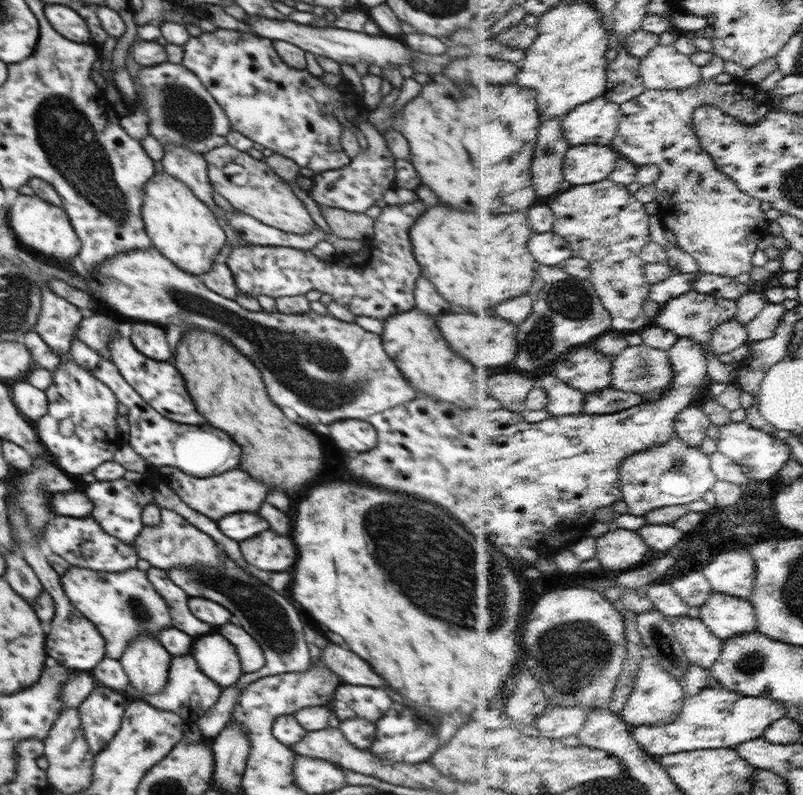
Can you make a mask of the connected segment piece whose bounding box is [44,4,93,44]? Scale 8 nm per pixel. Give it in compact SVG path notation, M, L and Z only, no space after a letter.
M45 4L44 13L52 28L69 41L89 44L93 42L86 21L69 6Z

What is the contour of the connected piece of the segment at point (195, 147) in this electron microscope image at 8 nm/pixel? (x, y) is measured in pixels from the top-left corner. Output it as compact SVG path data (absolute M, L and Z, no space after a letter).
M166 61L154 66L140 67L138 70L138 84L140 85L140 90L137 91L136 100L134 100L133 106L131 109L137 108L141 103L146 107L146 112L149 118L148 121L148 130L149 134L152 134L156 140L158 140L162 145L164 144L176 144L190 148L194 152L199 152L204 154L209 150L216 148L217 146L224 146L227 144L227 134L231 131L231 124L227 114L224 112L224 109L216 102L216 99L205 89L205 86L202 85L202 82L196 77L196 74L193 74L191 70L188 70L182 64L174 64L172 62Z

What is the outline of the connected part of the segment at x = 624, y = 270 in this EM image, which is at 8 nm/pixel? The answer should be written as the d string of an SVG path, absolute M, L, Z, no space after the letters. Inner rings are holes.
M608 178L594 185L572 185L568 190L562 191L557 194L552 200L551 206L556 213L557 222L555 226L555 232L563 235L564 238L567 238L572 245L572 248L575 250L575 256L585 258L592 265L593 270L593 282L596 285L597 290L600 293L600 296L603 298L603 303L608 307L608 310L611 311L613 316L613 331L626 331L626 332L639 332L644 328L647 328L652 324L652 319L647 315L647 300L651 298L651 288L652 285L648 282L648 276L646 276L646 260L643 259L642 254L643 250L647 248L650 239L650 214L646 210L646 203L642 202L637 194L634 194L630 187L624 186L615 180Z

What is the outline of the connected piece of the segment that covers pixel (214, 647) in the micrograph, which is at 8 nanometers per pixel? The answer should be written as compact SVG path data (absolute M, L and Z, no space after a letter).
M220 634L202 636L192 644L190 654L199 669L223 688L237 684L243 670L236 648Z

